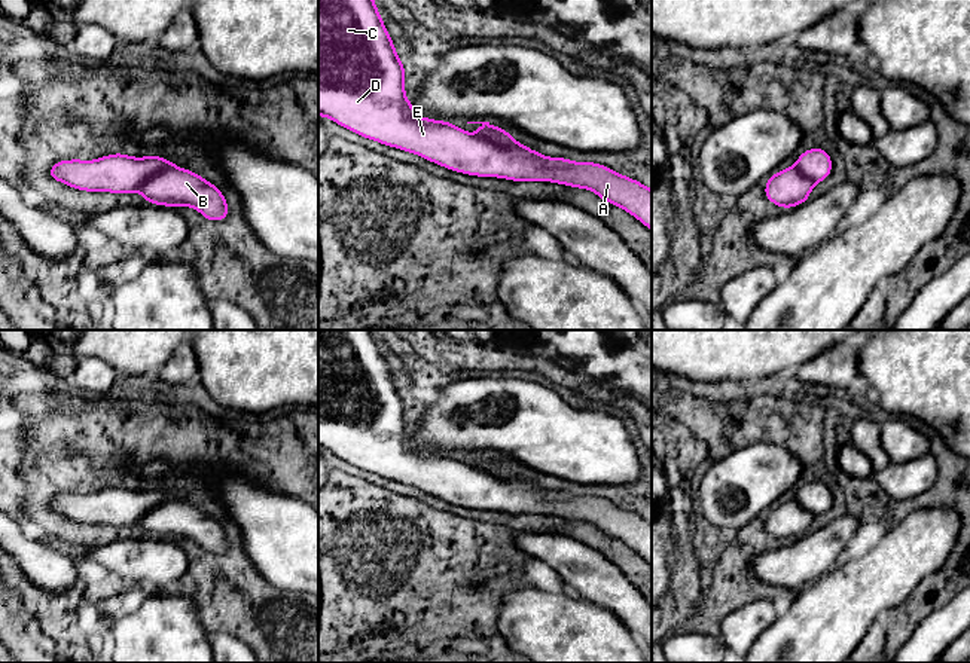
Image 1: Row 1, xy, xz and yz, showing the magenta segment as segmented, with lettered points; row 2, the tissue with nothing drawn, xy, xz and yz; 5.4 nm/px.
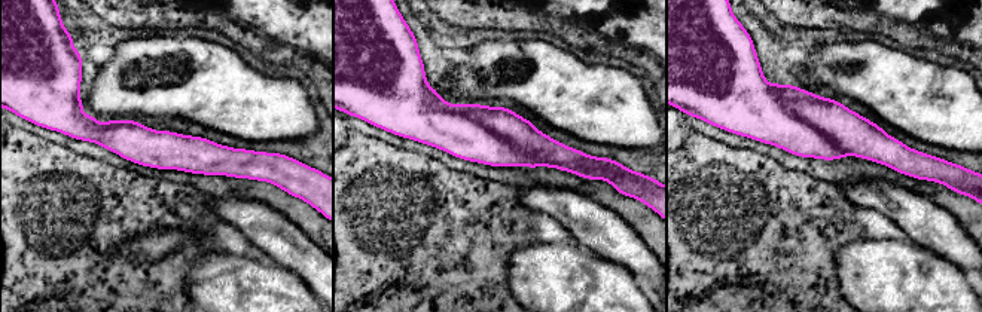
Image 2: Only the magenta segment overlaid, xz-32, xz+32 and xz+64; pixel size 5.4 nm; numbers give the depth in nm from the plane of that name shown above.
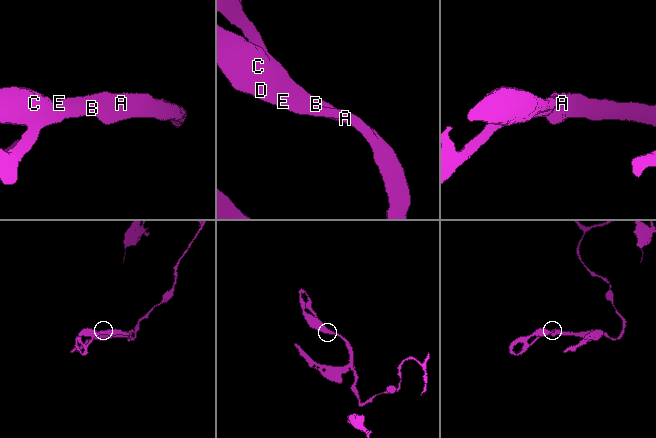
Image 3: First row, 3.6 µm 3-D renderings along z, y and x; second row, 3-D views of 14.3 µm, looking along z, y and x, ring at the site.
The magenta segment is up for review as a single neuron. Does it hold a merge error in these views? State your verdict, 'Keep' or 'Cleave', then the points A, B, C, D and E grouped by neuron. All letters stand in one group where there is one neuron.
Keep. Groups: A B C D E

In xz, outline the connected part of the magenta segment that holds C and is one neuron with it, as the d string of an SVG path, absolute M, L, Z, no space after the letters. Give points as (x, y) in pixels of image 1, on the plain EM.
M318 330L318 449L329 450L363 471L411 485L461 507L550 514L592 523L652 563L652 523L634 511L595 495L547 491L489 455L467 455L482 458L473 468L454 455L418 449L412 434L406 433L405 398L372 330Z

